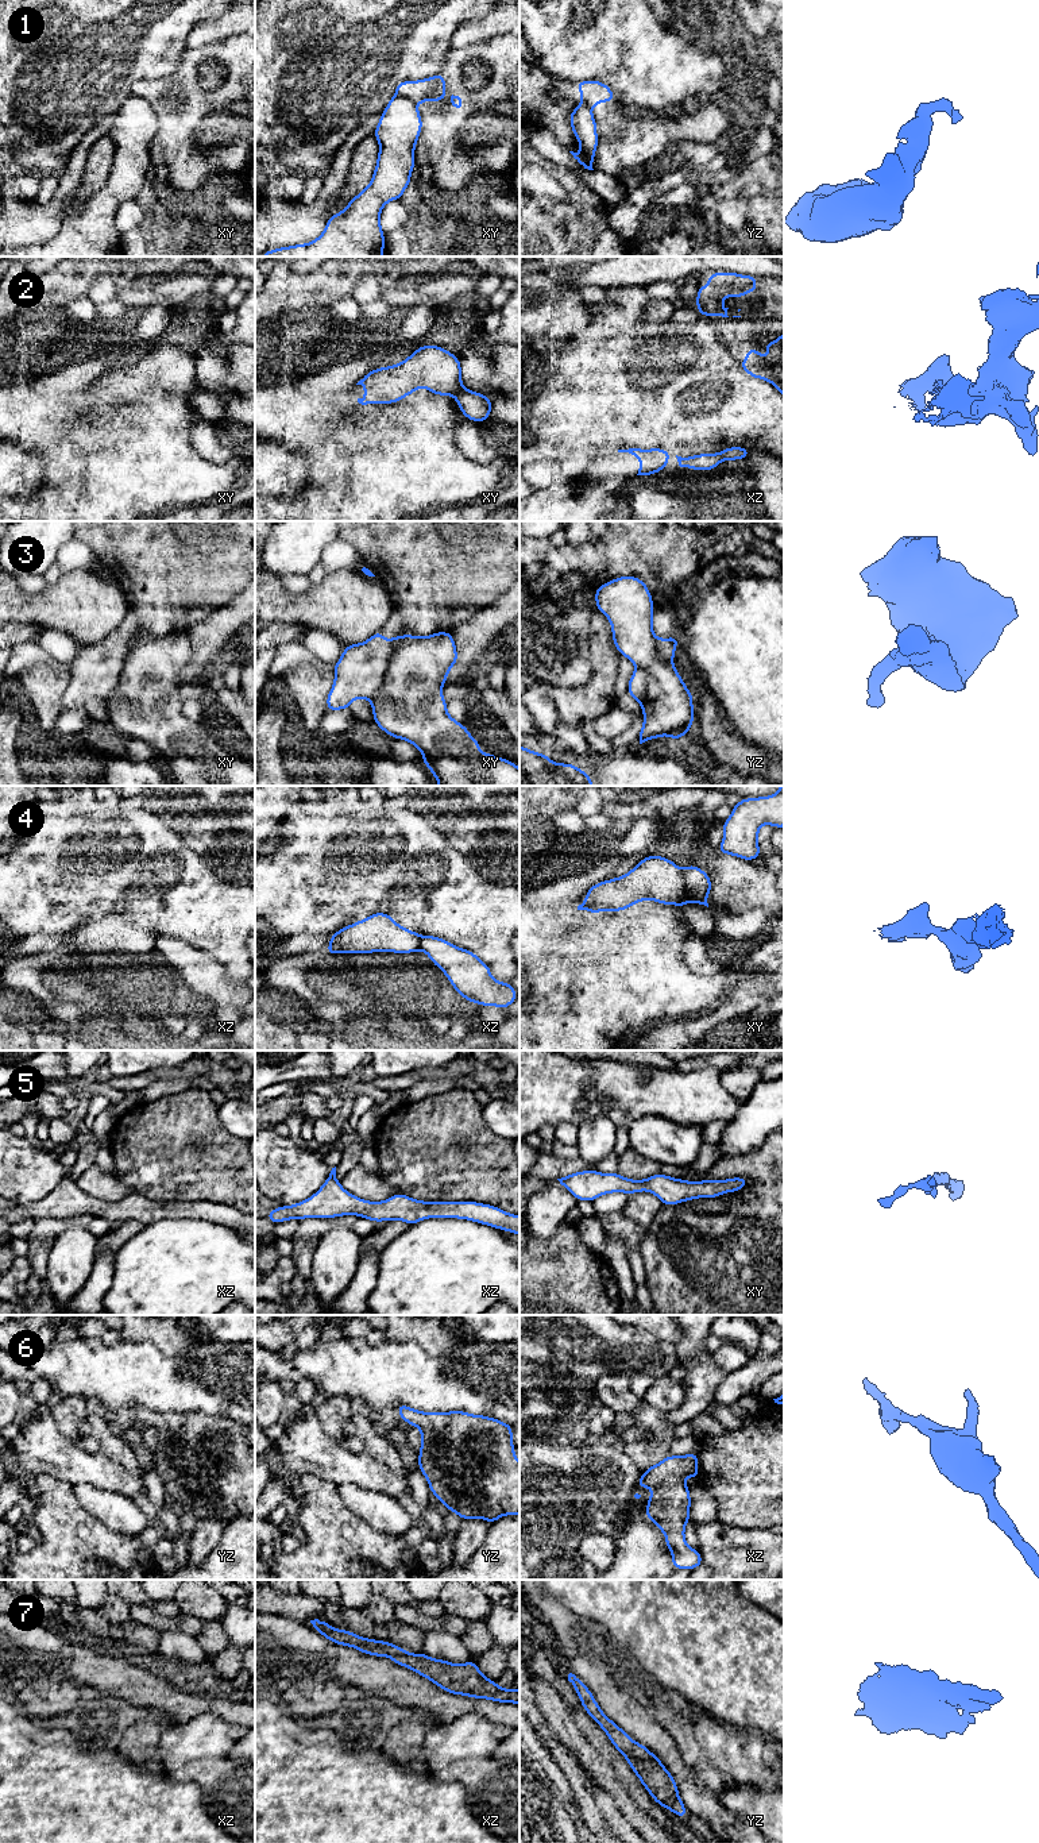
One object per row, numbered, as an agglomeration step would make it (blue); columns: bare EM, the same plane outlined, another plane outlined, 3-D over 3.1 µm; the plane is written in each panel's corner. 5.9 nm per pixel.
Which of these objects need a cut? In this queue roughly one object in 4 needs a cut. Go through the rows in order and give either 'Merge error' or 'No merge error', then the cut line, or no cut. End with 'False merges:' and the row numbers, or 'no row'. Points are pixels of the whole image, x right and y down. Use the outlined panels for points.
1: Merge error. Split along xy (397, 93), (406, 97), (414, 105)
2: Merge error. Split along xy (463, 388), (455, 396)
3: Merge error. Split along xy (400, 637), (394, 646), (383, 683), (370, 701)
4: Merge error. Split along xy (682, 870), (686, 878), (686, 897), (688, 899)
5: No merge error. No split
6: No merge error. No split
7: No merge error. No split
False merges: 1, 2, 3, 4

